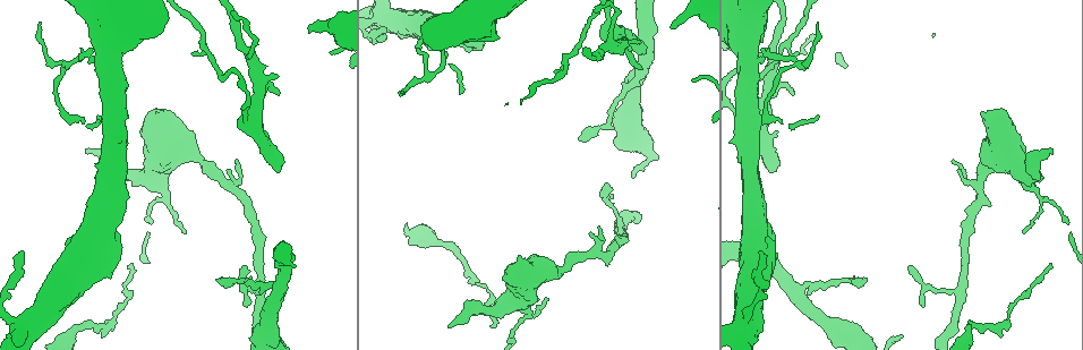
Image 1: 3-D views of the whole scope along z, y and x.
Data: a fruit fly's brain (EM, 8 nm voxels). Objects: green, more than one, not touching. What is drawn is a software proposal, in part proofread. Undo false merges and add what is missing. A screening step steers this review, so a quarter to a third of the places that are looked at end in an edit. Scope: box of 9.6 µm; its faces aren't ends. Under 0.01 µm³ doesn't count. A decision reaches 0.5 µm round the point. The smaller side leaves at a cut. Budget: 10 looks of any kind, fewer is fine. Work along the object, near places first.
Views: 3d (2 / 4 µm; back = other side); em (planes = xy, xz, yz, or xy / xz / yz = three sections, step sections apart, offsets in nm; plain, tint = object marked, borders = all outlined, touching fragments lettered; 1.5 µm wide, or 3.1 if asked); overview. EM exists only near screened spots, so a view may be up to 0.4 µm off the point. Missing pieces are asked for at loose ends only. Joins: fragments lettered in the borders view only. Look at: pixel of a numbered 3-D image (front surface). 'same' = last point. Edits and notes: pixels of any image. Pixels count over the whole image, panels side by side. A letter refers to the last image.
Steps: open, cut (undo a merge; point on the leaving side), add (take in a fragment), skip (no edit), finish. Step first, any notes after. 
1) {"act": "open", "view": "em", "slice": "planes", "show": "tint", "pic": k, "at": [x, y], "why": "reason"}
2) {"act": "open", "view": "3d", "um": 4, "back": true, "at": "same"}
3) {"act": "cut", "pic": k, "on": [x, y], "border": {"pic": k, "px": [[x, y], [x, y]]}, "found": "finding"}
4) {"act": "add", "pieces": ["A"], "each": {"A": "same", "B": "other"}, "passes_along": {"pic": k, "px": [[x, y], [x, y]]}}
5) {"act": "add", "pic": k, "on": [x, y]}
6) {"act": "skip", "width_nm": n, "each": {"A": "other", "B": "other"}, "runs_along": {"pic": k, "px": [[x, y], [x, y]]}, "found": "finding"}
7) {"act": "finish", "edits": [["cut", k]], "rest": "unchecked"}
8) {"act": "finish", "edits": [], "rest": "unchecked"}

{"act": "open", "view": "em", "slice": "xz", "step": 4, "show": "borders", "pic": 1, "at": [14, 324], "why": "calibre changes"}

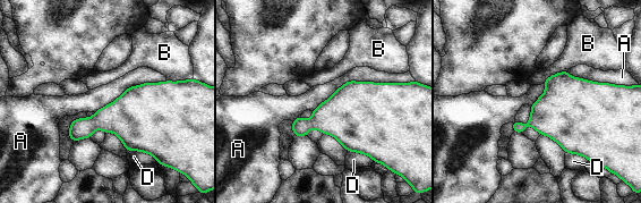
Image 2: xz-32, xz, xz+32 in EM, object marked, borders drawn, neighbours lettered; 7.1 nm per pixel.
{"act": "skip", "width_nm": 200, "each": {"A": "other", "B": "other", "D": "other"}, "border": {"pic": 2, "px": [[400, 83], [347, 81], [313, 111]]}, "found": "all the same cell"}

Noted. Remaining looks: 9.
{"act": "open", "view": "3d", "um": 2, "back": true, "pic": 1, "at": [924, 304], "why": "thin end"}

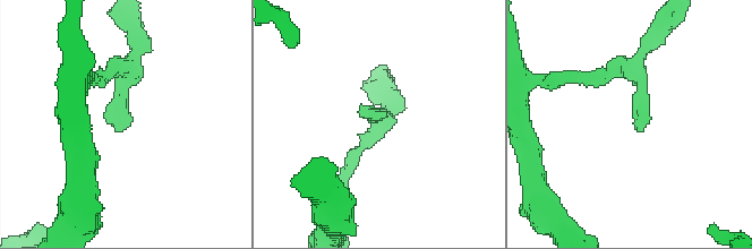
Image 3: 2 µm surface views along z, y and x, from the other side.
{"act": "open", "view": "em", "slice": "planes", "show": "borders", "pic": 3, "at": [377, 120], "why": "now the EM"}

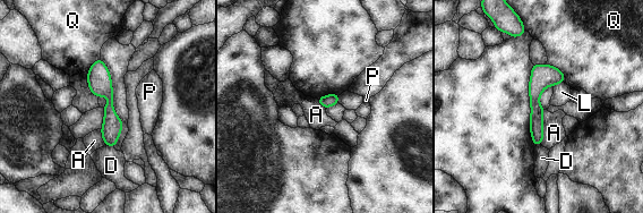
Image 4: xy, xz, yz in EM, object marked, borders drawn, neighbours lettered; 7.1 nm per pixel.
{"act": "skip", "each": {"A": "other", "D": "other", "L": "other", "P": "other", "Q": "other"}, "found": "none of them fits"}

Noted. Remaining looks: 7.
{"act": "open", "view": "em", "slice": "planes", "show": "tint", "pic": 1, "at": [977, 183], "why": "abrupt turn"}

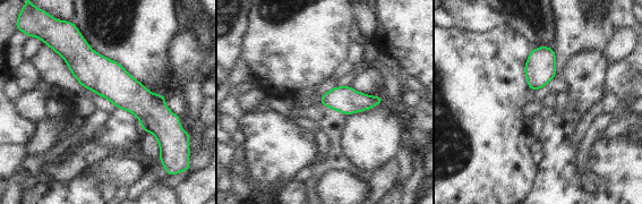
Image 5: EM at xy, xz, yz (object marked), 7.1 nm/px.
{"act": "open", "view": "em", "slice": "planes", "show": "borders", "at": "same"}

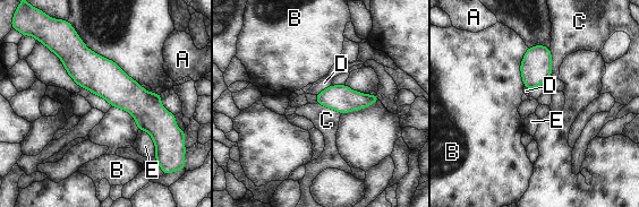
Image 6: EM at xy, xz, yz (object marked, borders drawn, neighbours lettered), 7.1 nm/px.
{"act": "skip", "width_nm": 220, "each": {"A": "other", "B": "other", "C": "other", "D": "other", "E": "other"}, "runs_along": {"pic": 6, "px": [[44, 36], [158, 109]]}, "found": "continuous, no second cell"}

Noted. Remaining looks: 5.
{"act": "open", "view": "em", "slice": "xy", "step": 4, "show": "tint", "pic": 1, "at": [796, 53], "why": "branch stops here"}

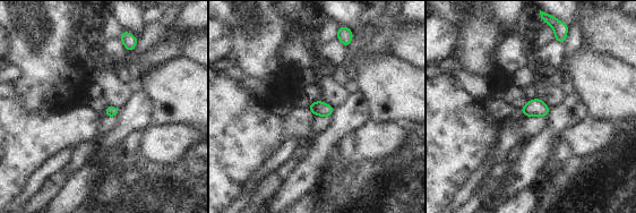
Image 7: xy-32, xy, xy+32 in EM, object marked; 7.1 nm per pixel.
{"act": "open", "view": "em", "slice": "xy", "step": 4, "show": "borders", "at": "same", "why": "see the neighbours"}

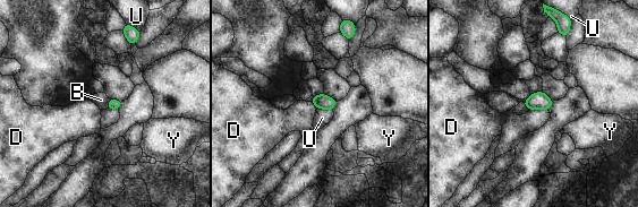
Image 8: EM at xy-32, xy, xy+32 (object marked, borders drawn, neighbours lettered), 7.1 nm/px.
{"act": "skip", "width_nm": 80, "each": {"B": "other", "D": "other", "U": "other", "Y": "other"}, "border": {"pic": 8, "px": [[529, 109], [547, 110]]}, "found": "none of them fits"}

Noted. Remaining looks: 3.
{"act": "finish", "edits": [], "rest": "unchecked"}

